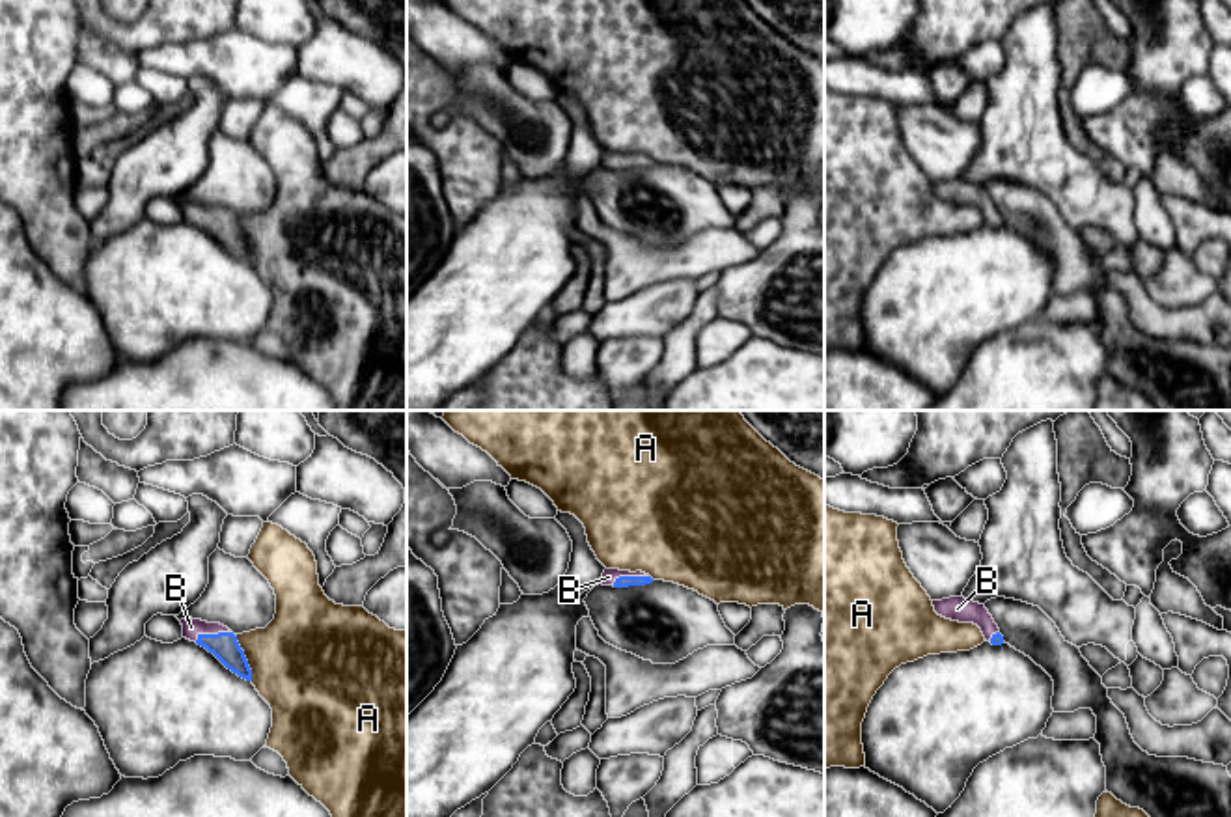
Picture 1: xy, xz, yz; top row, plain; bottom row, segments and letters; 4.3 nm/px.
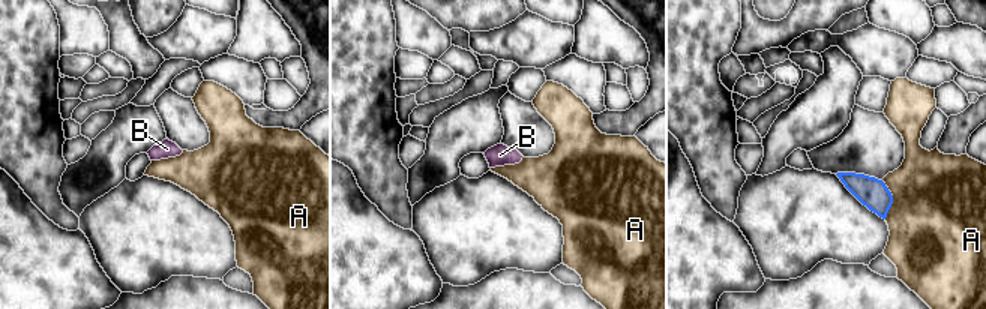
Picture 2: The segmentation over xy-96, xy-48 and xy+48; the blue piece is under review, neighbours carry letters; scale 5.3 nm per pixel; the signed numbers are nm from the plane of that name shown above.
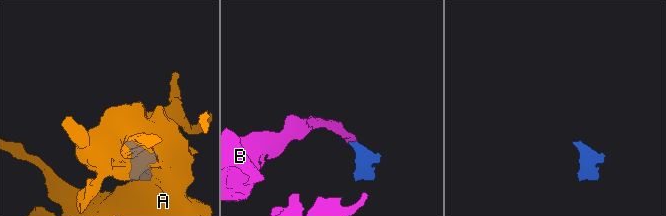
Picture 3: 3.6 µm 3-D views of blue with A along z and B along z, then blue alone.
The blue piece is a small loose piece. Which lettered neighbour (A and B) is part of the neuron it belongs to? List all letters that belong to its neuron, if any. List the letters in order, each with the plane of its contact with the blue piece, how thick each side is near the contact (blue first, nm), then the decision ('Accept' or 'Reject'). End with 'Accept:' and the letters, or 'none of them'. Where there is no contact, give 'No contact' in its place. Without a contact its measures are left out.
A: Touches blue in xy. Thickness 120 nm (blue) against 460 nm. Reject
B: Touches blue in xy. Thickness 120 nm (blue) against 80 nm. Accept
Accept: B

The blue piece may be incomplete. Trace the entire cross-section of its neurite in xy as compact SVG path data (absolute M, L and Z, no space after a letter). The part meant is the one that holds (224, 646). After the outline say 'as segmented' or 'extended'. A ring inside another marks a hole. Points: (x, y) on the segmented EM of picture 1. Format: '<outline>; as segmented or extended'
M181 619L183 638L196 642L213 653L228 670L239 677L252 681L252 670L241 649L237 636L220 623L207 623L201 619Z; extended

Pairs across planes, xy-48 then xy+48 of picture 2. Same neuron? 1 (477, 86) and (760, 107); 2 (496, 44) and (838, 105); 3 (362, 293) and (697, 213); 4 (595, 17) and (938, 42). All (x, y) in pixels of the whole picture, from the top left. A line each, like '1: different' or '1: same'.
1: different
2: different
3: same
4: same

